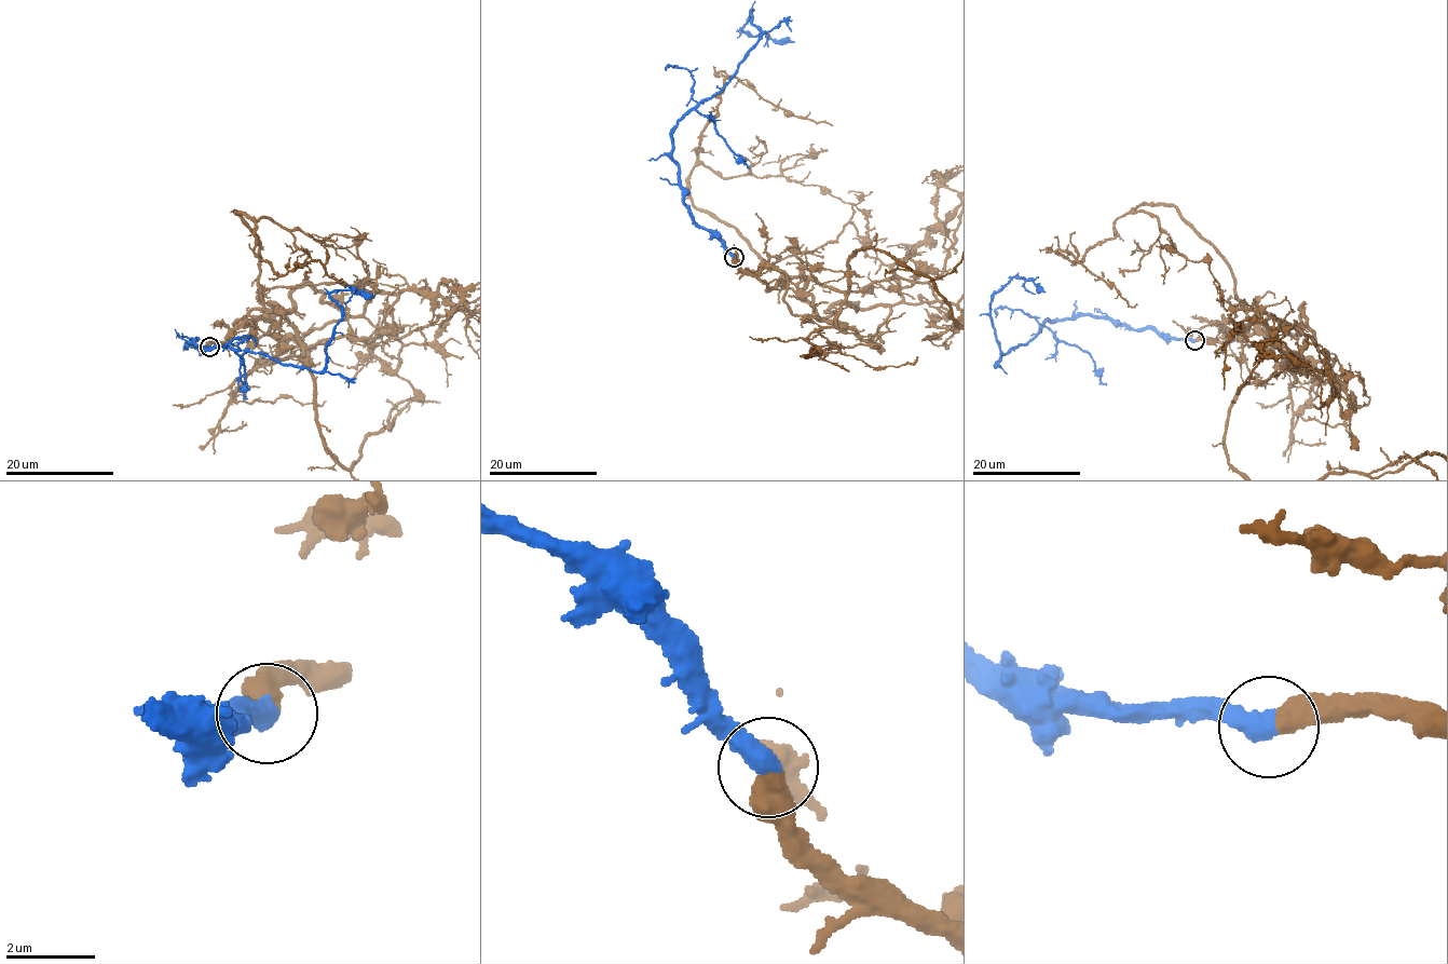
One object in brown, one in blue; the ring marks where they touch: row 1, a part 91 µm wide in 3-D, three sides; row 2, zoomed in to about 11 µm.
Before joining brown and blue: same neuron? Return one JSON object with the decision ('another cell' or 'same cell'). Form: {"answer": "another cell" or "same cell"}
{"answer": "same cell"}

